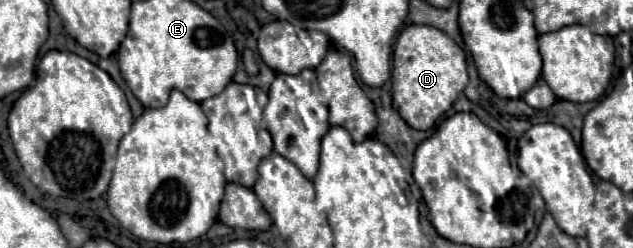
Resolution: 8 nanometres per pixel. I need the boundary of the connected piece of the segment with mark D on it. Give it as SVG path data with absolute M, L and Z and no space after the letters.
M407 24L392 58L393 108L415 130L429 130L453 106L469 82L467 56L445 32L425 24Z

